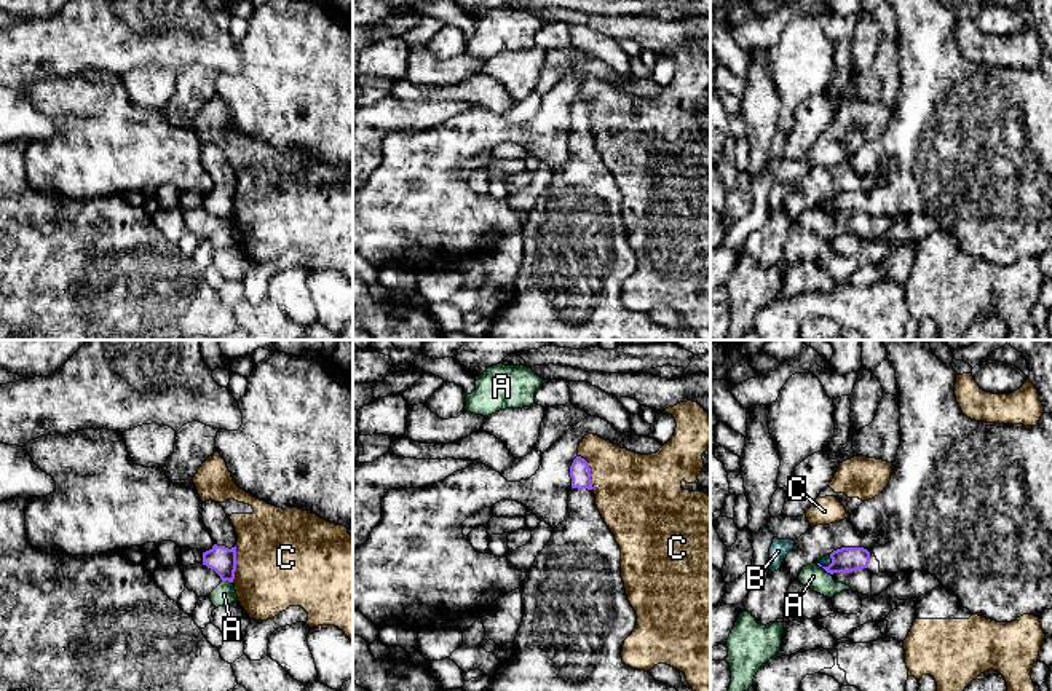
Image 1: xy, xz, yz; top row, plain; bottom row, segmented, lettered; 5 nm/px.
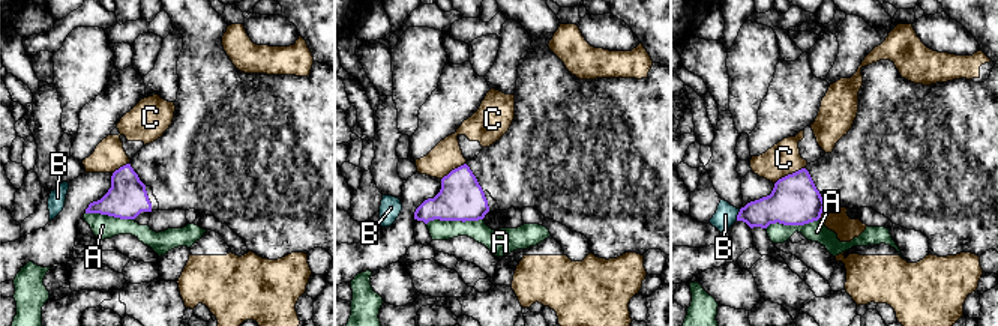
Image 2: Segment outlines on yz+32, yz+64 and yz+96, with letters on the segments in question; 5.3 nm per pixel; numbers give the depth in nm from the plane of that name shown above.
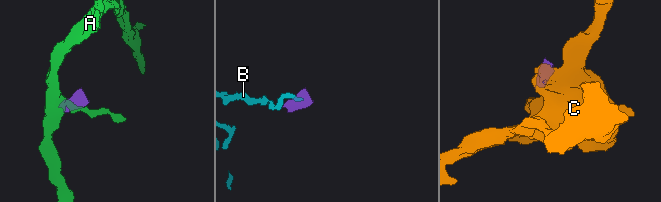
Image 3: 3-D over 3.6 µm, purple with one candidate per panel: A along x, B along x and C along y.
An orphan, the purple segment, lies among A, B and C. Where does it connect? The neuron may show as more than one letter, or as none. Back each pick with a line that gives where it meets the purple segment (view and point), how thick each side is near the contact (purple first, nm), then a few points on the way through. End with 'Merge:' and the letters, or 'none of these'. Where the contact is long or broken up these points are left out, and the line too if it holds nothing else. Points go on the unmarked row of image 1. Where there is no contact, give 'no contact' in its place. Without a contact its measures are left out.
Merge: none of these

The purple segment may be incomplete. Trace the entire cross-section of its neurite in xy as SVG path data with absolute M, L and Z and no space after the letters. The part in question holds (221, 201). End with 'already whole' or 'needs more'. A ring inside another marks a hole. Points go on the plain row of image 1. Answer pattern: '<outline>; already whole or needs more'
M204 144L201 158L214 184L214 188L203 195L203 207L214 212L222 223L233 225L238 184L235 169L223 150L216 144Z; needs more

